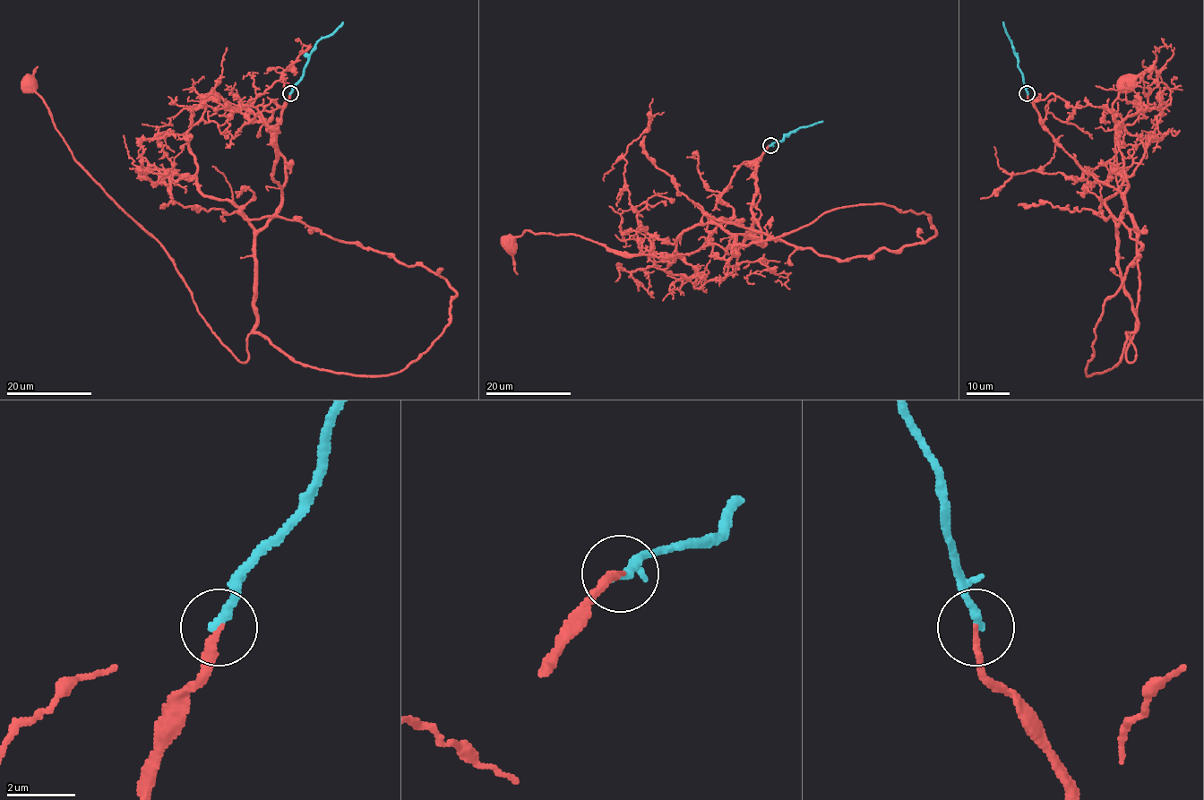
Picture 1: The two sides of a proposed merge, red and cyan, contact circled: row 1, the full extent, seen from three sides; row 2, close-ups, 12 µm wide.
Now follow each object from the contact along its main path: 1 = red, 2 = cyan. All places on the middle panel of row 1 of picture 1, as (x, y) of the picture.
1: (769, 145), (752, 205), (761, 242), (735, 236), (735, 255), (708, 244), (616, 254), (526, 230), (510, 242)
2: (769, 145), (781, 141), (800, 127), (822, 121)

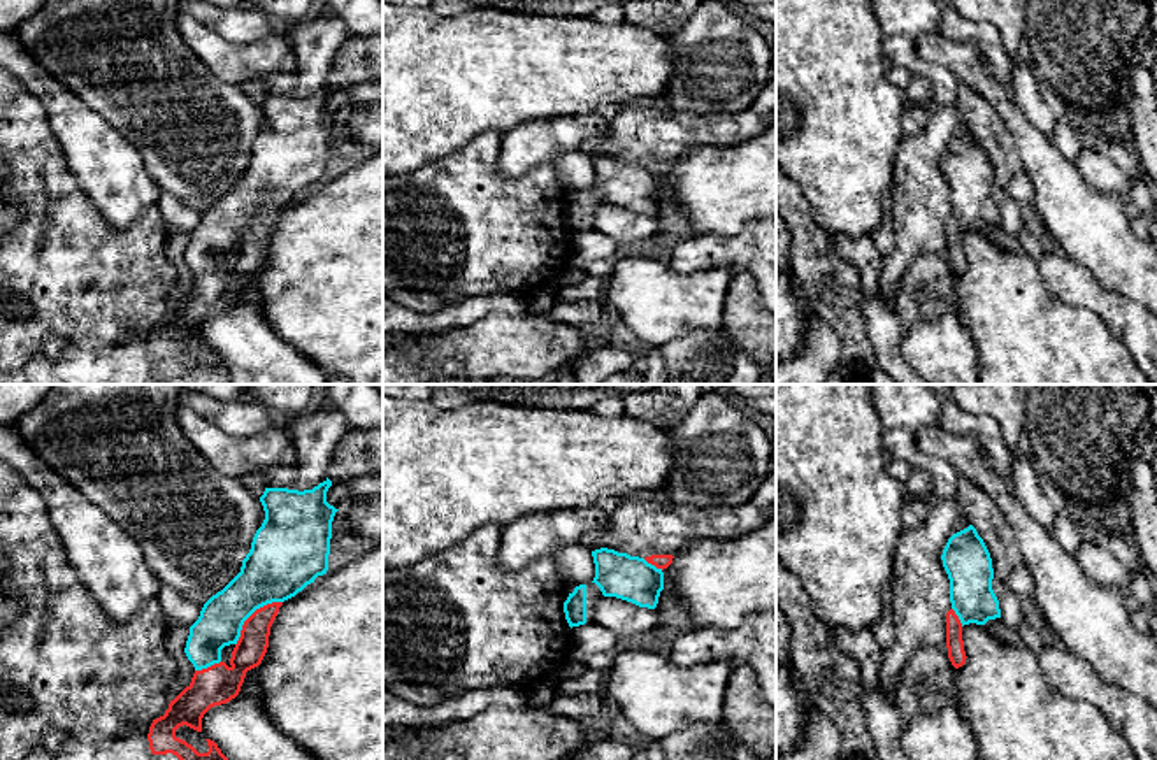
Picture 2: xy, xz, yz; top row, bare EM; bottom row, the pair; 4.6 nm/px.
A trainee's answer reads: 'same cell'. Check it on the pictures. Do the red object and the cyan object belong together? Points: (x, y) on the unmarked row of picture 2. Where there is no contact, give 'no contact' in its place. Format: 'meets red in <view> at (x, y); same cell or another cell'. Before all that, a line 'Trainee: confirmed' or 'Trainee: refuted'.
Trainee: confirmed
meets red in xy at (251, 222); same cell

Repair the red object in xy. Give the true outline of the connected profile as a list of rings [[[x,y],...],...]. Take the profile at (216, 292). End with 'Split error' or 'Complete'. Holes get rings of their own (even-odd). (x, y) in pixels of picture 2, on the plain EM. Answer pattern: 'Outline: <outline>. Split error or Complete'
Outline: [[[327,84],[313,97],[265,95],[260,104],[265,126],[253,144],[241,179],[204,211],[198,226],[190,233],[184,260],[195,274],[191,290],[170,307],[165,321],[153,326],[149,333],[151,360],[172,360],[183,370],[165,384],[230,384],[228,365],[214,348],[205,346],[209,358],[198,360],[179,346],[176,337],[186,332],[202,339],[204,321],[239,302],[246,279],[258,274],[267,260],[270,233],[283,209],[314,190],[318,183],[327,181],[332,128],[339,118],[327,109],[330,93],[332,88]]]. Split error

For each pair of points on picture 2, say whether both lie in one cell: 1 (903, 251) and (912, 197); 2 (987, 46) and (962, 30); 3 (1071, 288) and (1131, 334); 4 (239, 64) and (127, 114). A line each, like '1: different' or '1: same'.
1: same
2: same
3: same
4: different

